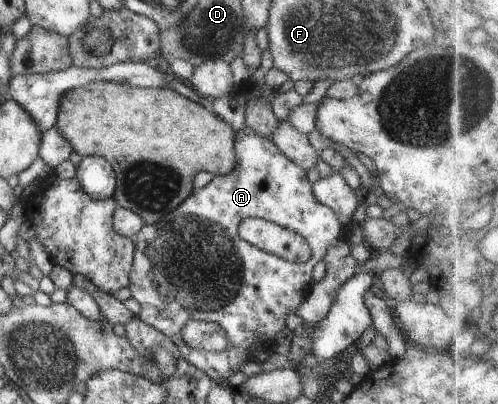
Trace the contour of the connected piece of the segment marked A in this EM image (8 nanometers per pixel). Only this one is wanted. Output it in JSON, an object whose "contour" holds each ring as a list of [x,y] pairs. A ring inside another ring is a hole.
{"contour":[[[244,125],[244,128],[240,128],[236,134],[236,144],[234,144],[234,154],[236,154],[236,168],[232,170],[232,172],[228,172],[226,174],[220,174],[220,176],[214,176],[204,188],[200,188],[200,190],[193,190],[192,194],[181,202],[172,212],[169,212],[160,222],[156,224],[146,226],[144,225],[140,232],[138,232],[134,241],[134,254],[133,254],[133,263],[130,271],[130,282],[128,282],[128,288],[130,288],[130,292],[134,300],[138,302],[141,306],[140,314],[138,318],[147,324],[148,326],[152,326],[152,328],[156,328],[160,332],[164,333],[164,336],[167,336],[174,344],[177,344],[179,348],[179,355],[183,356],[192,366],[200,369],[200,372],[205,372],[208,374],[208,378],[212,378],[214,382],[218,384],[227,385],[228,378],[234,374],[234,372],[240,372],[240,367],[244,362],[248,362],[250,360],[256,361],[254,358],[254,354],[252,354],[252,350],[254,348],[262,348],[262,350],[266,350],[268,354],[274,353],[274,344],[276,341],[276,335],[286,329],[286,318],[290,313],[296,314],[296,308],[300,306],[305,300],[306,297],[310,294],[311,289],[313,288],[313,280],[312,280],[312,269],[320,260],[323,260],[326,252],[328,252],[328,248],[334,244],[334,242],[338,242],[340,238],[346,239],[346,232],[348,231],[348,227],[344,226],[342,222],[340,222],[340,218],[334,210],[330,210],[326,205],[318,202],[318,198],[314,196],[313,186],[310,181],[308,181],[307,172],[300,166],[299,164],[294,164],[291,160],[288,160],[287,156],[284,156],[283,152],[280,152],[280,149],[273,143],[268,140],[268,138],[262,138],[262,136],[258,136],[252,128],[248,128],[248,126]],[[256,217],[259,219],[264,219],[270,222],[274,222],[274,224],[278,224],[278,226],[282,226],[284,228],[292,229],[296,233],[303,235],[311,248],[311,257],[308,259],[308,262],[304,264],[296,264],[293,262],[288,262],[288,260],[282,260],[279,256],[274,256],[273,254],[268,254],[264,252],[264,250],[260,250],[255,246],[252,246],[249,242],[242,240],[239,236],[238,227],[242,224],[242,220],[246,220],[246,218]],[[190,320],[198,320],[198,321],[208,321],[213,323],[218,323],[226,332],[226,336],[228,337],[228,342],[232,345],[232,351],[228,356],[225,352],[200,352],[200,350],[192,350],[184,340],[182,340],[182,328],[190,322]]]}

